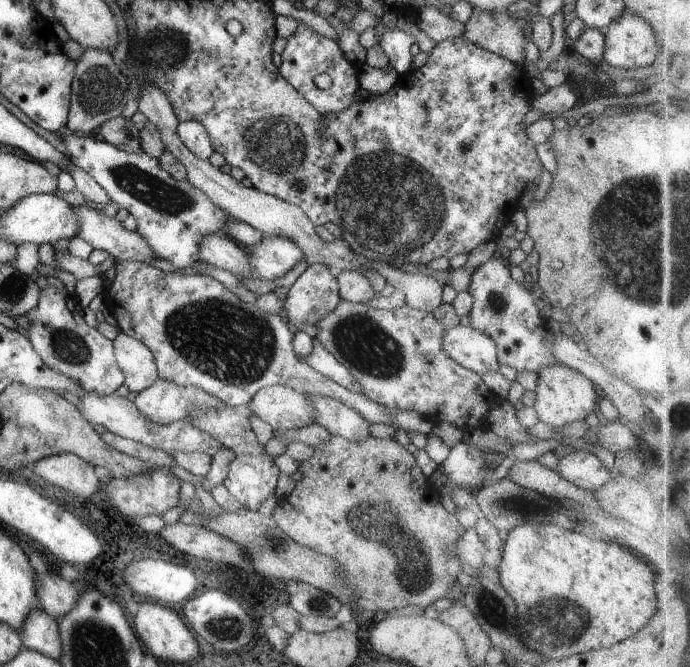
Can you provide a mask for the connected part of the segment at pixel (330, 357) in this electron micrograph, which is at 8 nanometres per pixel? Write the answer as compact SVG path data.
M315 338L315 347L313 353L304 359L314 370L330 378L347 388L350 392L362 395L364 394L361 384L350 374L350 371L340 364L339 360L327 349L325 349L318 339Z

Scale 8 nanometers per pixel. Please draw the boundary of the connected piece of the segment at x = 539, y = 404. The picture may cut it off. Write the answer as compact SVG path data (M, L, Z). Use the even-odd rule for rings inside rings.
M562 363L542 368L538 373L535 392L536 403L533 408L540 421L552 429L557 429L575 420L585 420L592 411L597 412L598 401L601 397L593 382L590 382L581 372Z

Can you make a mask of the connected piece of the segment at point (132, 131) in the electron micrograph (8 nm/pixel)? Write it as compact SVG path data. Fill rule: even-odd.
M118 116L107 120L100 126L100 134L104 141L120 150L138 153L141 150L139 130L131 119Z

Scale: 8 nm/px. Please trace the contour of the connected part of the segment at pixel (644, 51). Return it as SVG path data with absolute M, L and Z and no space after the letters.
M630 12L613 20L605 32L604 60L616 68L640 68L652 64L659 54L654 29Z

